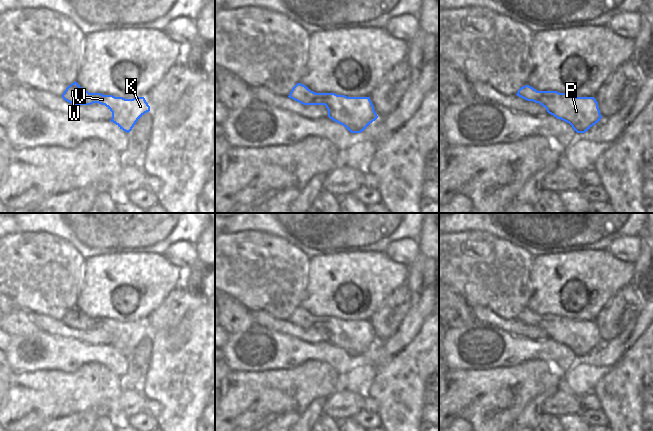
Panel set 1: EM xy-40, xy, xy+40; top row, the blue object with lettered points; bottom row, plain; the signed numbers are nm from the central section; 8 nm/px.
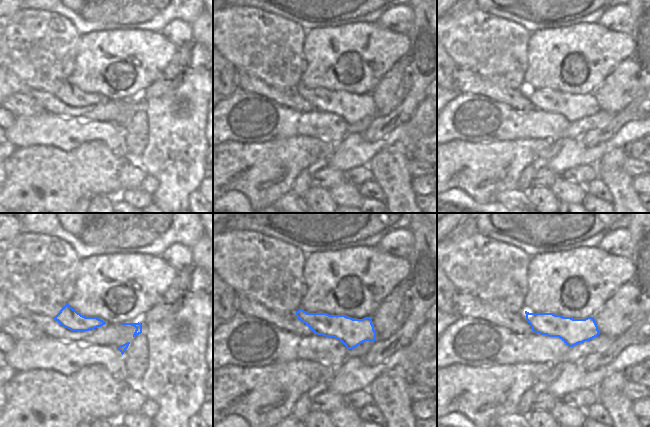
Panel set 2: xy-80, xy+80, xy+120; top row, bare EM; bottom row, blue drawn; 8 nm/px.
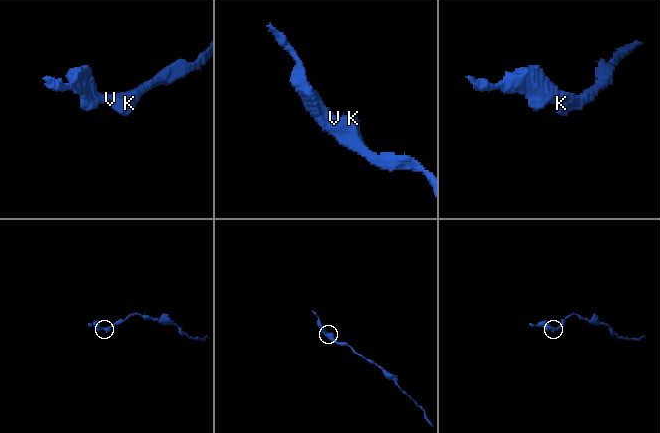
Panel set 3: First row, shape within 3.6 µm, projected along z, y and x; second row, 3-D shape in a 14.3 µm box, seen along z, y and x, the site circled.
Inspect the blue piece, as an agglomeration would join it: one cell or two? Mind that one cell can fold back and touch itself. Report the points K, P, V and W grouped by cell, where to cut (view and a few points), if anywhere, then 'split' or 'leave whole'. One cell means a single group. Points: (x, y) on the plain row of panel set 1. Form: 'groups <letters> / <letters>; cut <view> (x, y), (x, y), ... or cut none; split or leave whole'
groups K P V W; cut none; leave whole

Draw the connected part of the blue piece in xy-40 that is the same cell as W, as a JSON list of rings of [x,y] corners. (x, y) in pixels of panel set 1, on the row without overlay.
[[[76,305],[66,312],[62,322],[73,329],[91,329],[93,327],[105,329],[112,336],[110,345],[127,357],[145,337],[150,335],[150,330],[144,321],[125,323],[113,319],[89,317]]]

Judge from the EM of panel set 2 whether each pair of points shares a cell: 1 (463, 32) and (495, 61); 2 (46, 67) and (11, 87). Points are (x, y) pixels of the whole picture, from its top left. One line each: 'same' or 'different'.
1: same
2: different

